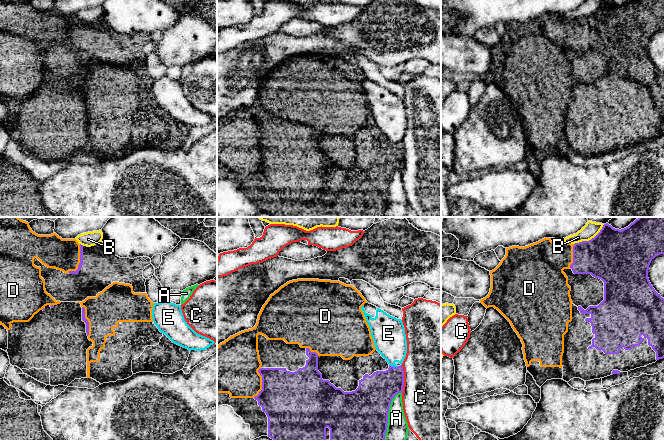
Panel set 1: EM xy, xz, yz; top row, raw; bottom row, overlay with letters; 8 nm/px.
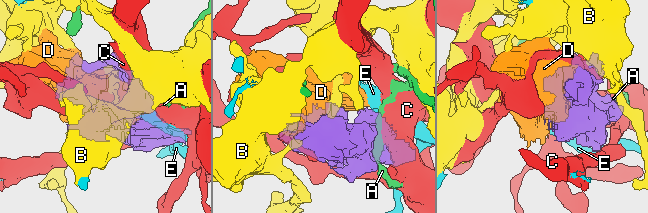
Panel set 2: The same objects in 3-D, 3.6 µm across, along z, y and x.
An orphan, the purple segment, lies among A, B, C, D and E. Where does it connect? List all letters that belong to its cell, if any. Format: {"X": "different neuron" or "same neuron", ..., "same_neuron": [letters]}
{"A": "different neuron", "B": "different neuron", "C": "different neuron", "D": "same neuron", "E": "different neuron", "same_neuron": ["D"]}

